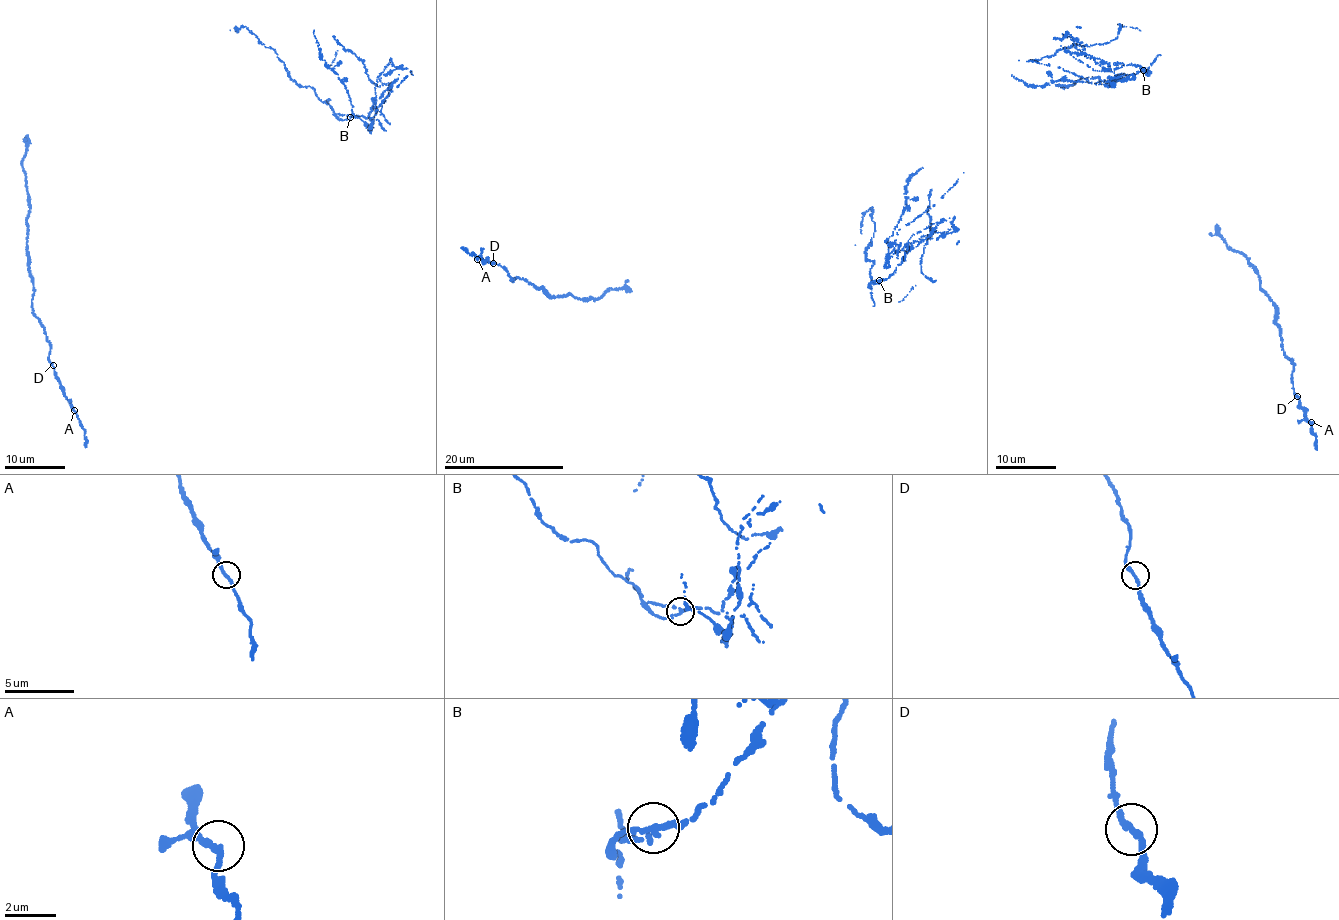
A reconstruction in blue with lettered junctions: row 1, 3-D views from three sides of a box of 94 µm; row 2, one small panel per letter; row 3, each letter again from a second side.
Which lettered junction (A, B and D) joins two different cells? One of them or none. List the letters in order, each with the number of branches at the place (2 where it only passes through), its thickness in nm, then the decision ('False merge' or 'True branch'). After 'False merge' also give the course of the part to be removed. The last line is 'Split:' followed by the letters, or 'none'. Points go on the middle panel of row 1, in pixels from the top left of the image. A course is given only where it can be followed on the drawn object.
A: Branches: 2. Thickness 280 nm. True branch
B: Branches: 2. Thickness 280 nm. False merge
D: Branches: 2. Thickness 280 nm. True branch
Split: B

